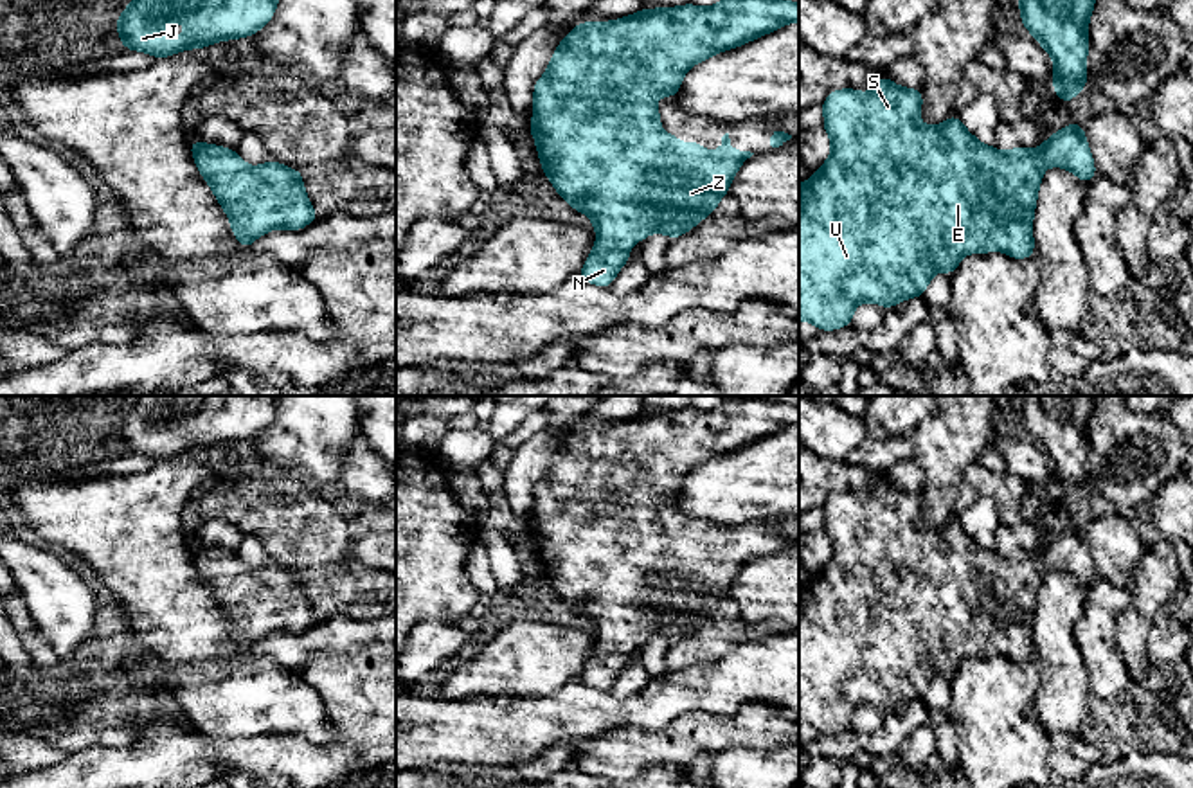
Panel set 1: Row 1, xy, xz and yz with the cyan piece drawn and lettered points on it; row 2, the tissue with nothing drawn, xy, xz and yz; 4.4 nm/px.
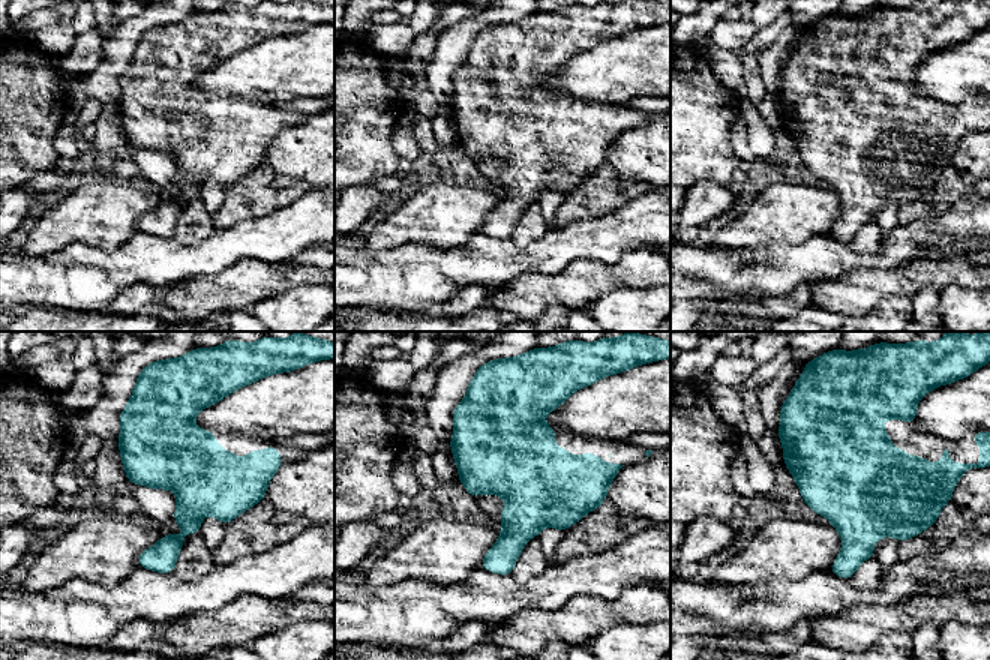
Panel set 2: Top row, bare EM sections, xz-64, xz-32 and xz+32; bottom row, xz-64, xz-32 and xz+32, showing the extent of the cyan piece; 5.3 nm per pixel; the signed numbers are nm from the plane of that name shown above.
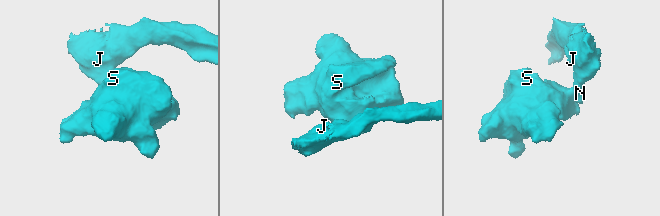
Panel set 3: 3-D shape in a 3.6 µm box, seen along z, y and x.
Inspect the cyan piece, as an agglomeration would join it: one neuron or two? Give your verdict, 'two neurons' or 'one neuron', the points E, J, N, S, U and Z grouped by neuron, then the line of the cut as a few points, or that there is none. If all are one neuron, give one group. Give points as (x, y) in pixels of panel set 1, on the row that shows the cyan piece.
one neuron; groups E J N S U Z; cut none

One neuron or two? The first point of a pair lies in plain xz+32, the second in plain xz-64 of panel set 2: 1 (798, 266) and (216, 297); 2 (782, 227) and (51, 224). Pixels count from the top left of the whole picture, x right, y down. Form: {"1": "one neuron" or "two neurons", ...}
{"1": "two neurons", "2": "one neuron"}

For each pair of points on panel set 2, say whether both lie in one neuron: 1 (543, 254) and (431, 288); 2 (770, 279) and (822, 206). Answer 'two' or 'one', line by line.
1: one
2: two

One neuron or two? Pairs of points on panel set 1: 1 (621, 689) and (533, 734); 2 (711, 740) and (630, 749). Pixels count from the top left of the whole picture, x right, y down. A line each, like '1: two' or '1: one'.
1: two
2: one

